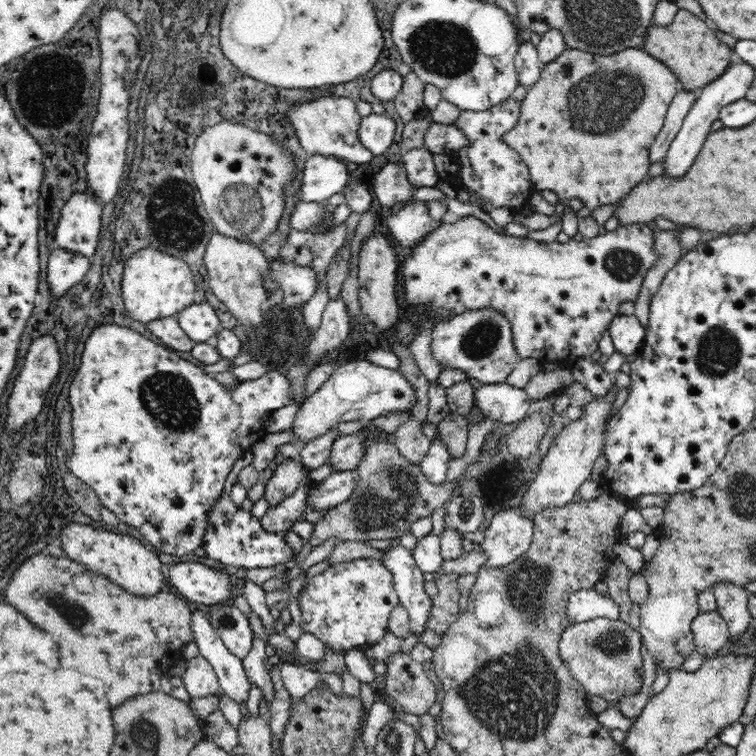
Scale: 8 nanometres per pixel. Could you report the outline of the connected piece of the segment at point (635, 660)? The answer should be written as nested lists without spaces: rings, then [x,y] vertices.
[[[596,618],[580,624],[568,624],[560,636],[560,658],[570,670],[570,676],[578,680],[590,696],[602,696],[604,700],[618,704],[626,696],[634,696],[642,690],[642,634],[634,632],[630,624],[620,620]]]

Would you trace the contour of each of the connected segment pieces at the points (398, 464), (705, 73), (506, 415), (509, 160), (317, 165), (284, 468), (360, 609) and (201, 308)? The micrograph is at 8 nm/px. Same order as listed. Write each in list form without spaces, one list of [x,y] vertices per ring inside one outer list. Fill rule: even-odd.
[[[370,438],[366,442],[366,454],[354,470],[356,490],[350,500],[340,506],[330,508],[314,524],[314,534],[310,538],[312,546],[322,544],[328,538],[338,538],[338,542],[370,542],[370,540],[396,540],[412,530],[412,524],[420,518],[432,518],[432,512],[442,512],[452,496],[458,496],[458,480],[452,484],[434,486],[422,474],[418,464],[412,464],[400,454],[400,448],[386,438]]]
[[[680,10],[670,26],[652,24],[648,28],[648,36],[644,36],[642,50],[648,56],[654,56],[656,60],[664,62],[678,78],[684,92],[704,88],[706,84],[720,78],[728,70],[730,56],[734,54],[734,50],[730,50],[724,42],[720,42],[714,30],[702,18],[698,18],[688,10]]]
[[[484,384],[476,390],[476,404],[484,416],[500,424],[518,424],[530,414],[532,400],[526,390],[512,388],[508,384]]]
[[[508,98],[486,112],[460,110],[458,120],[454,122],[454,126],[460,128],[468,138],[466,148],[452,152],[452,156],[460,164],[458,174],[460,174],[462,188],[466,188],[470,194],[476,194],[474,198],[478,200],[478,204],[482,206],[482,212],[486,214],[490,214],[494,208],[510,208],[518,212],[530,204],[530,196],[536,192],[530,180],[530,168],[526,166],[522,156],[504,142],[504,136],[512,128],[516,128],[520,120],[520,104],[522,102]]]
[[[308,156],[302,170],[300,190],[296,198],[302,202],[324,202],[344,192],[348,184],[346,162],[326,156]]]
[[[288,460],[280,466],[276,466],[274,474],[270,476],[270,480],[266,482],[266,492],[264,492],[264,500],[274,508],[278,504],[282,504],[296,488],[300,488],[300,482],[308,482],[308,470],[304,466],[300,466],[294,460]]]
[[[362,558],[352,560],[346,564],[332,564],[324,574],[314,576],[306,590],[300,594],[300,610],[302,610],[302,628],[304,634],[310,632],[316,638],[324,642],[324,646],[330,646],[340,652],[348,652],[352,648],[356,650],[370,650],[376,642],[384,638],[390,624],[390,614],[396,606],[400,606],[400,594],[394,588],[394,576],[392,572],[376,558]]]
[[[192,304],[178,314],[178,326],[196,342],[204,344],[208,338],[216,338],[222,330],[220,318],[208,304]]]

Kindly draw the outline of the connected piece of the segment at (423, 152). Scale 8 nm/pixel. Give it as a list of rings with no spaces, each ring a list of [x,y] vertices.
[[[414,148],[414,150],[404,150],[402,152],[402,162],[400,162],[406,172],[408,172],[408,180],[412,186],[416,188],[424,188],[424,186],[432,186],[436,188],[438,184],[438,170],[434,164],[434,154],[426,148]]]

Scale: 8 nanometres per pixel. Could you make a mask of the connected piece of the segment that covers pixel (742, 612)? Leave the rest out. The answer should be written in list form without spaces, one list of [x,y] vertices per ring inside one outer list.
[[[718,582],[710,590],[716,596],[718,614],[722,614],[724,622],[728,624],[730,640],[738,642],[744,636],[744,632],[748,630],[750,622],[752,622],[752,614],[748,610],[748,592],[746,592],[746,588],[726,584],[726,582],[722,582],[722,584]]]

